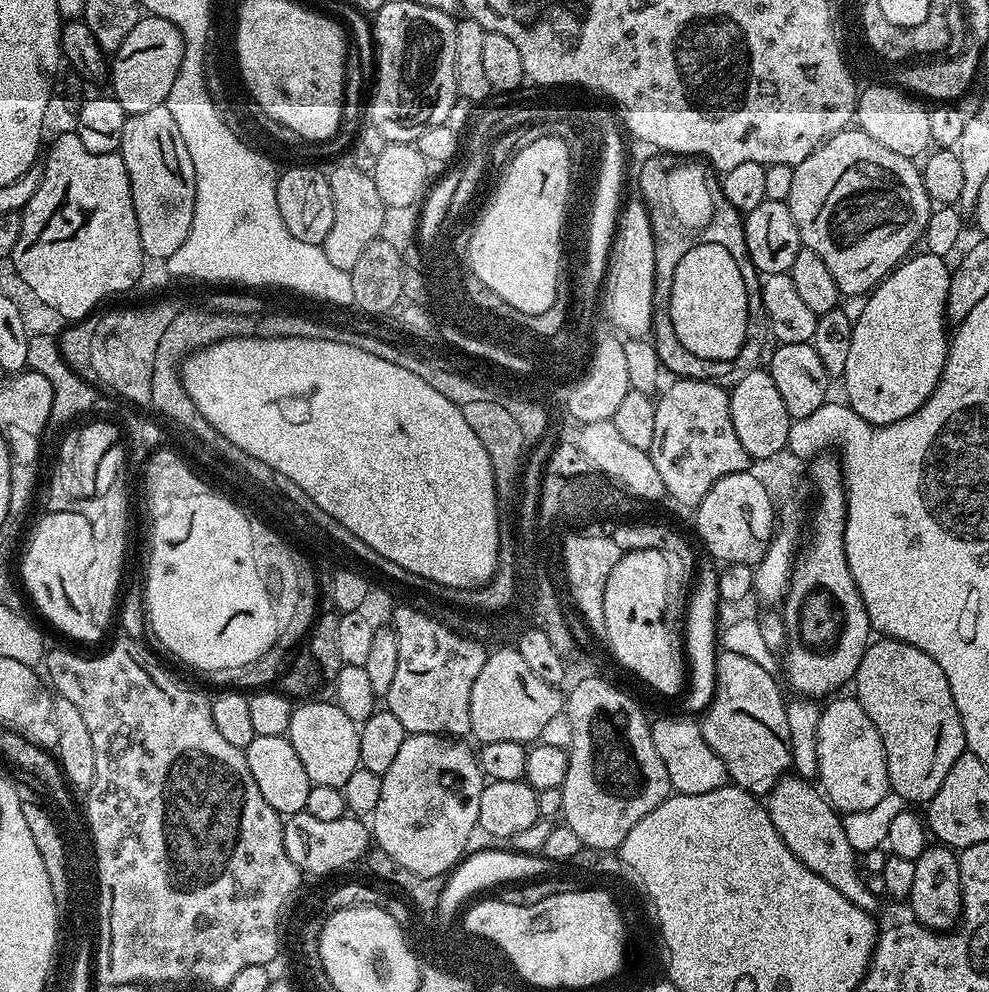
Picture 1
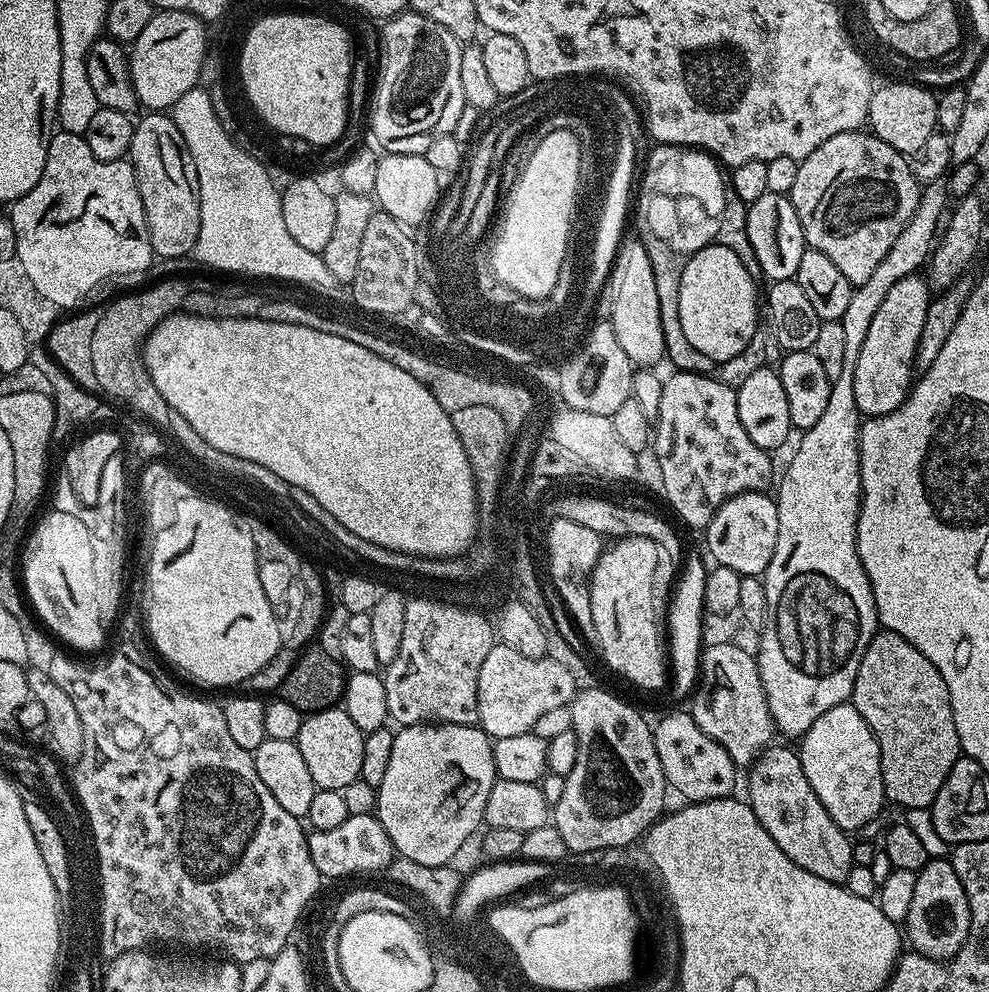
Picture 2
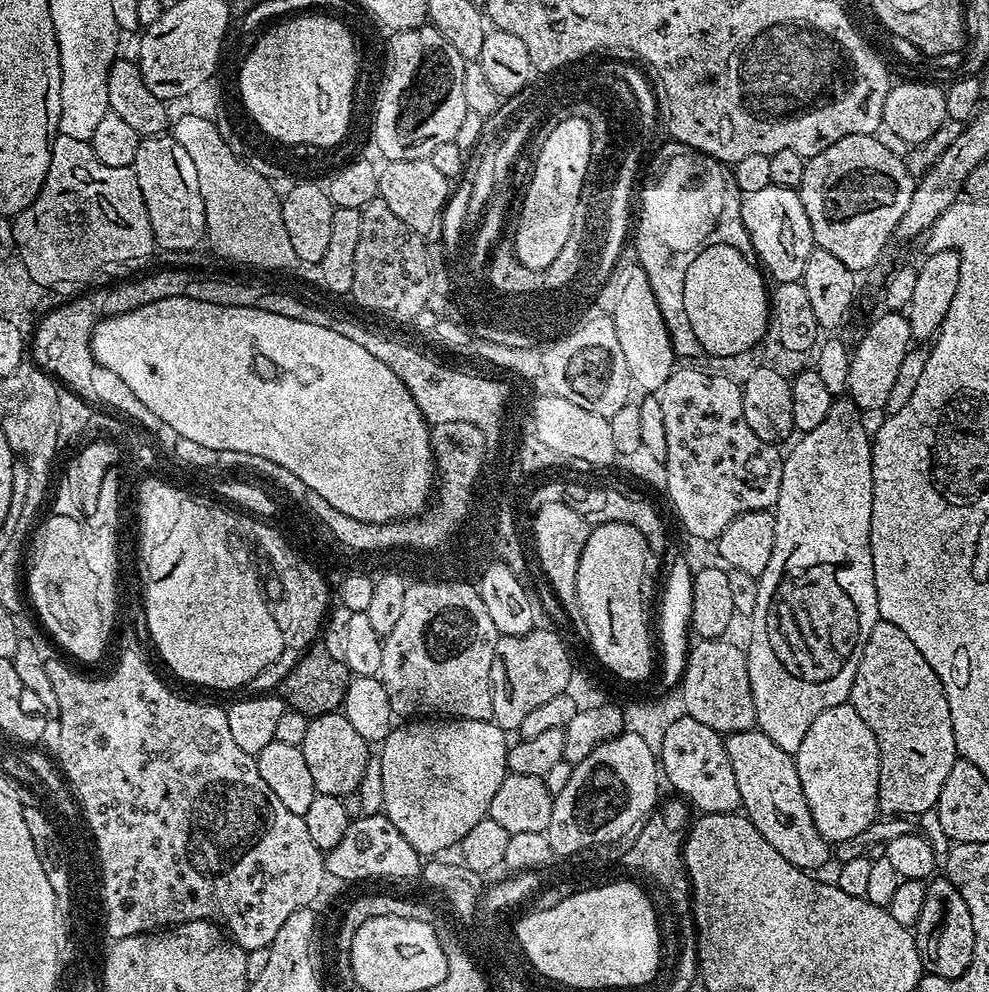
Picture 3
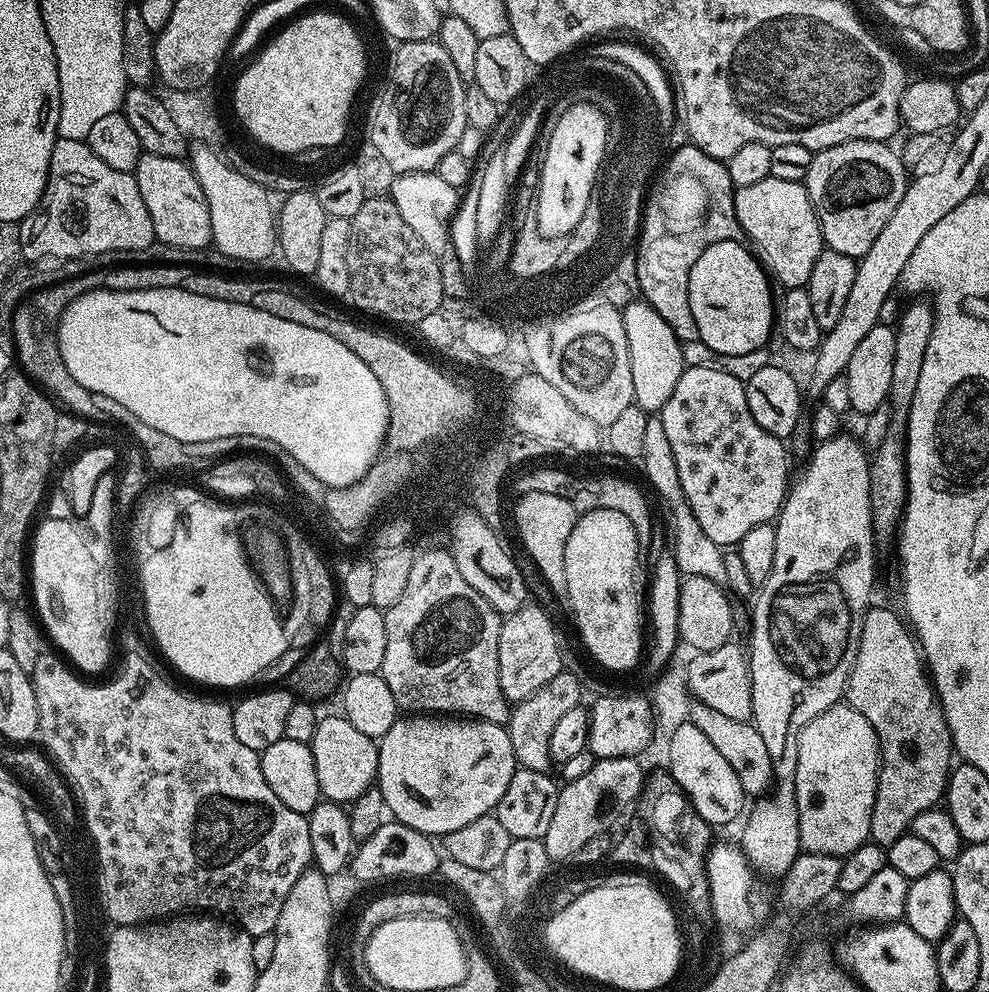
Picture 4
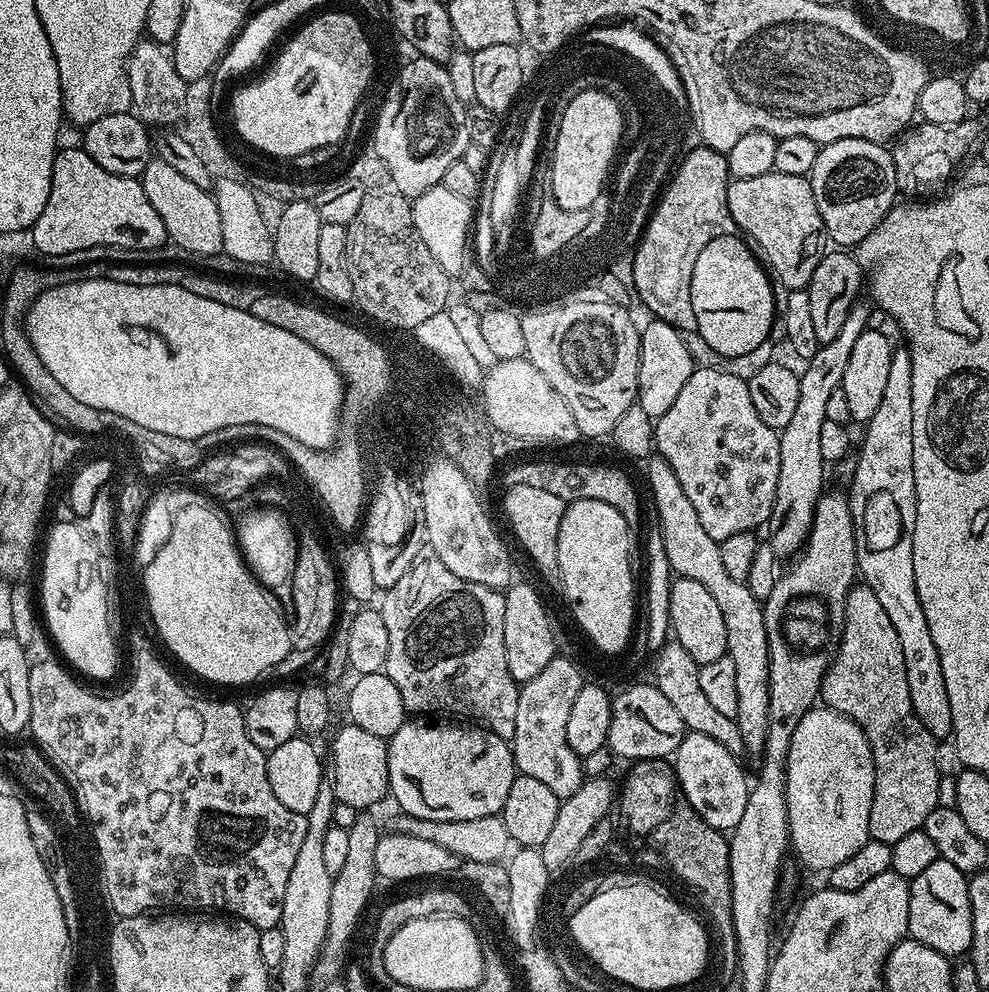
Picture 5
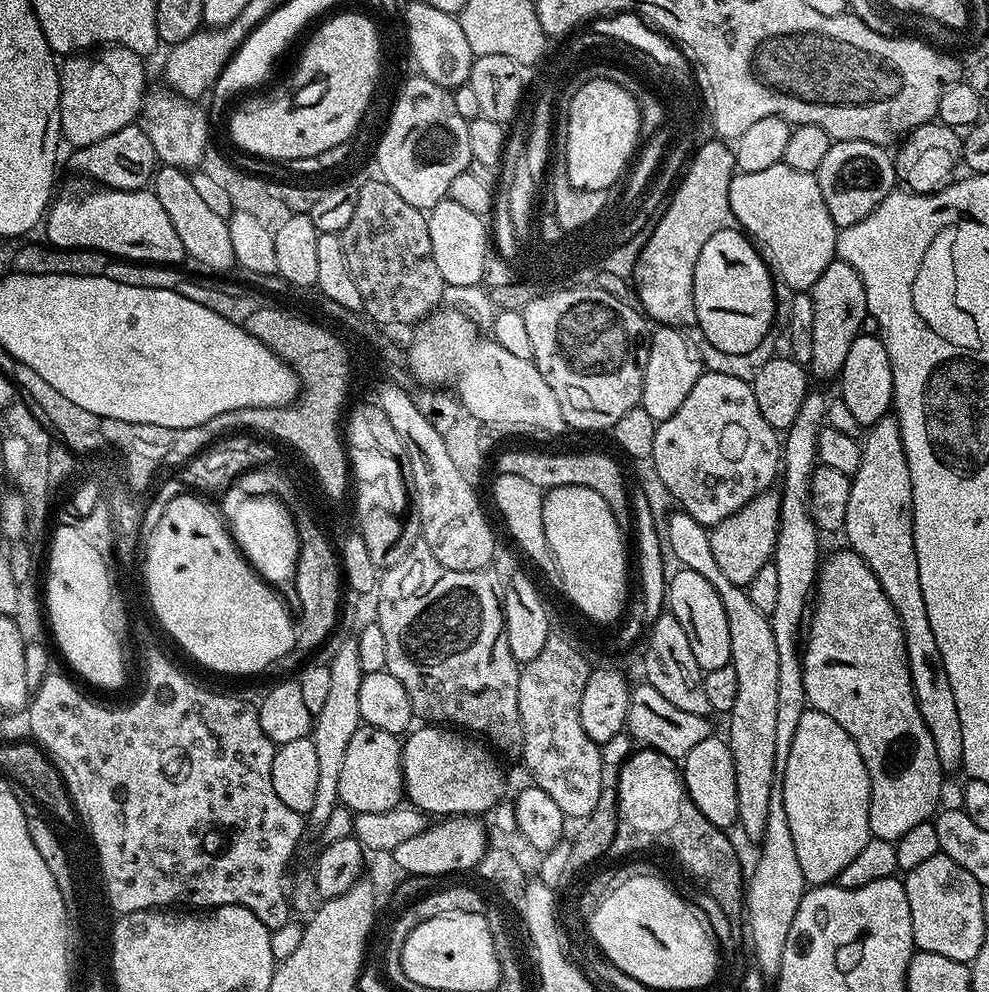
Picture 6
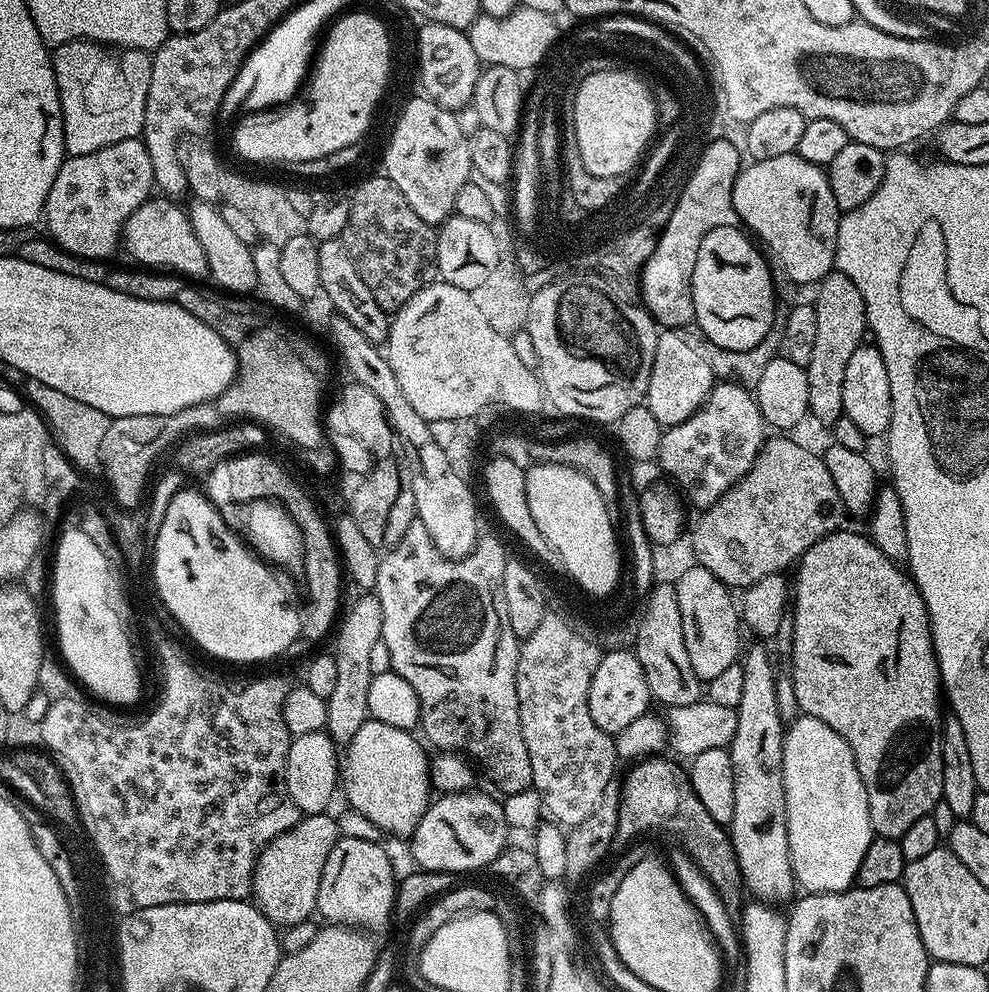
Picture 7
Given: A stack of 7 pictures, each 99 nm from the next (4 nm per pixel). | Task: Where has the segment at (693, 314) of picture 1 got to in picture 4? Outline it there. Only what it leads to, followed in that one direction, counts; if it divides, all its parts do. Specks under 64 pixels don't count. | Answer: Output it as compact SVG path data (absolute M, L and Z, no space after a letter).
M715 242L690 270L688 297L696 334L718 354L750 354L750 350L765 347L768 335L774 332L774 296L772 300L769 277L761 261L746 249L738 242Z

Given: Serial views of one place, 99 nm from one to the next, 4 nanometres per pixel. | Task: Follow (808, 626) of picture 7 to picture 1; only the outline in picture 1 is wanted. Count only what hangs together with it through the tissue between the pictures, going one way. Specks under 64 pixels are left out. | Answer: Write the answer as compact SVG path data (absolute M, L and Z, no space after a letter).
M876 638L862 654L855 684L854 699L866 710L882 738L889 789L901 801L909 800L909 805L927 805L938 794L950 766L966 751L962 718L942 666L904 640Z

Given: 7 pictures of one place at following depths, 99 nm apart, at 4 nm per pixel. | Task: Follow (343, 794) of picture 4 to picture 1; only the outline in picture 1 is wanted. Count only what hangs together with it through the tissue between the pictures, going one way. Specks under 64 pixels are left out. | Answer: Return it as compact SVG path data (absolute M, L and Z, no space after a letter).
M304 702L293 707L290 726L286 733L288 741L294 746L294 750L298 750L298 759L306 769L312 785L343 789L350 774L360 767L360 729L353 720L346 718L346 714L336 703L310 703L312 702Z

